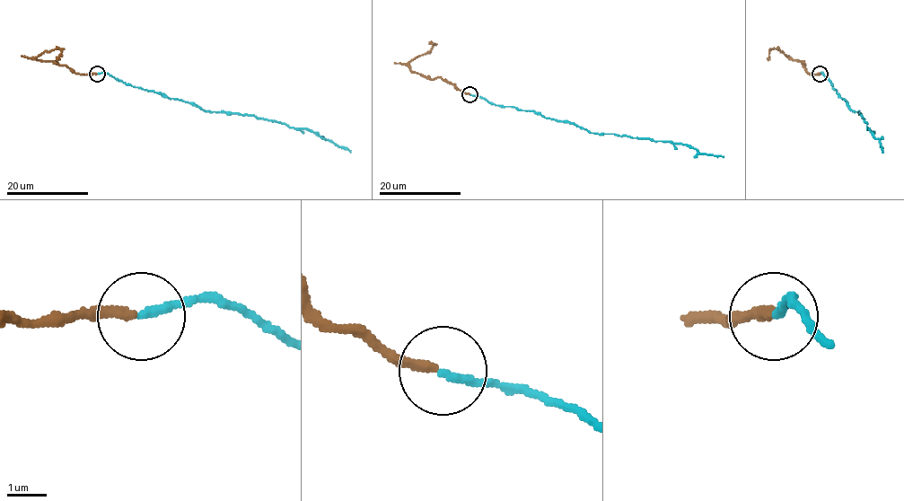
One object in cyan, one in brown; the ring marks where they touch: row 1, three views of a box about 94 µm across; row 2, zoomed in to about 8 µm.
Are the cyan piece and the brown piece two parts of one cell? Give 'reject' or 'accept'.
accept

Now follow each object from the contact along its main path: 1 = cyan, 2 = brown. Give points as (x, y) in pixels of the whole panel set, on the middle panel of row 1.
1: (469, 94), (499, 106), (534, 110), (545, 118), (573, 122), (591, 133), (681, 143), (700, 153), (724, 157)
2: (469, 94), (440, 77), (432, 80), (410, 69), (408, 63), (431, 49), (434, 44), (430, 42)

